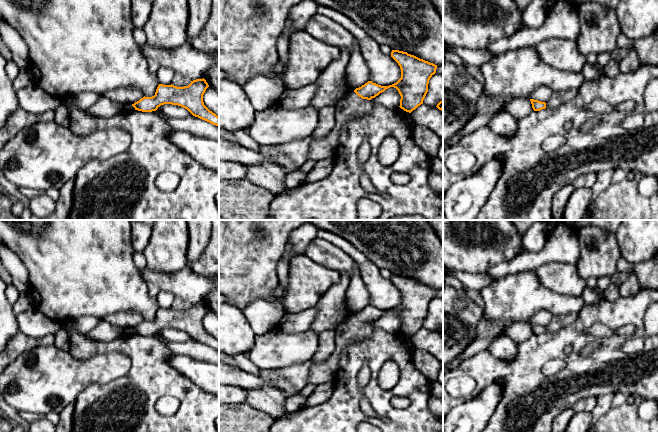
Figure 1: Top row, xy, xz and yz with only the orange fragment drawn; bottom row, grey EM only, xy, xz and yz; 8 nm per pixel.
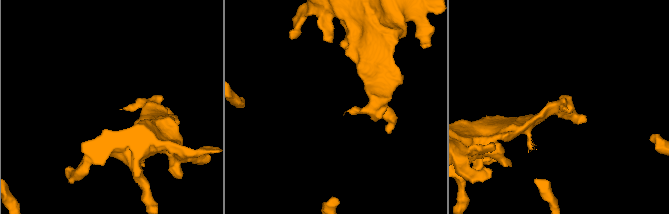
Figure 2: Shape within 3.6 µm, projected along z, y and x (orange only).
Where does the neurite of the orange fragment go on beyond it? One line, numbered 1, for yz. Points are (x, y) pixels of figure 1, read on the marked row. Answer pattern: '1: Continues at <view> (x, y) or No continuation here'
1: Continues at yz (557, 98)

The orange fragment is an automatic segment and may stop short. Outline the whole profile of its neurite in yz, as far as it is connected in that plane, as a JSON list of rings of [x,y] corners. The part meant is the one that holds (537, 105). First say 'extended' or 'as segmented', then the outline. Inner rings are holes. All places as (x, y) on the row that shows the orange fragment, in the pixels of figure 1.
extended; [[[568,89],[566,91],[553,91],[550,99],[545,103],[538,100],[530,99],[534,111],[540,111],[545,108],[557,108],[562,104],[571,101],[578,89]]]

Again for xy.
as segmented; [[[204,78],[193,80],[184,87],[159,84],[154,96],[144,96],[132,106],[138,111],[152,112],[164,104],[178,105],[187,109],[193,116],[219,126],[219,117],[203,102],[203,95],[208,87]]]

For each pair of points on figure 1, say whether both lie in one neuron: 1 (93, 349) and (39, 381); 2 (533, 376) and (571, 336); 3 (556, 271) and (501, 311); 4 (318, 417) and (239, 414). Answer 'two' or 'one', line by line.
1: two
2: one
3: two
4: two

